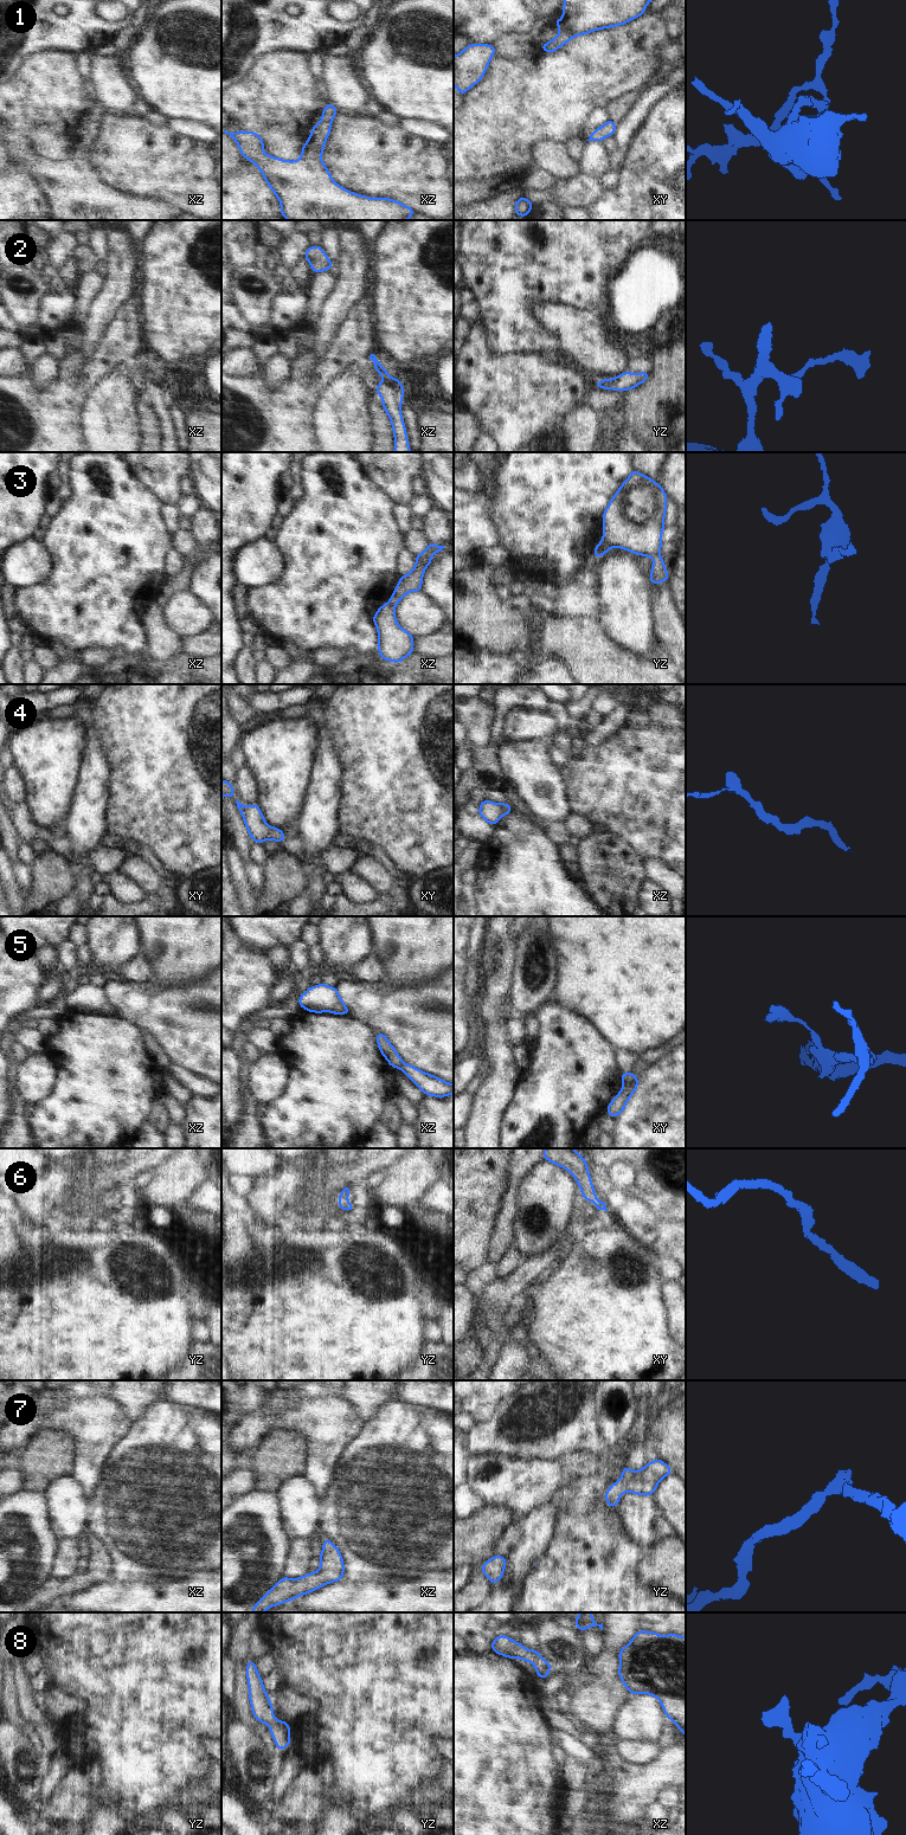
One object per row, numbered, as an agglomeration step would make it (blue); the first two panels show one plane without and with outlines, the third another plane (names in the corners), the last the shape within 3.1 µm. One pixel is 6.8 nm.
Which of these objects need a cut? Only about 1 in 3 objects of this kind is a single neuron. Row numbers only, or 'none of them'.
1, 3, 5

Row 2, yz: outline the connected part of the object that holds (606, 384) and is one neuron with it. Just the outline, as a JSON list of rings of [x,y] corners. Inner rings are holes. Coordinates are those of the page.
[[[623,372],[615,379],[604,379],[595,382],[595,387],[604,389],[617,389],[618,392],[632,389],[636,386],[643,384],[650,375],[650,372],[630,373]]]

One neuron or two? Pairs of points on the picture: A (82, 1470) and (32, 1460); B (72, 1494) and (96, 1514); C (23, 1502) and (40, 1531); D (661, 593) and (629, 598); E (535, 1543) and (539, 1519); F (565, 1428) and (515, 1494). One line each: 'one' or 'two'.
A: two
B: two
C: one
D: two
E: one
F: two

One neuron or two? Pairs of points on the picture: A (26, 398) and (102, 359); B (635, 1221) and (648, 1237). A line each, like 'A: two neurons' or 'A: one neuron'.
A: one neuron
B: one neuron

